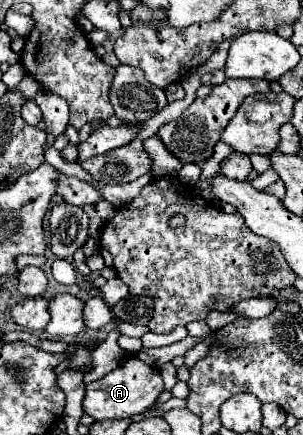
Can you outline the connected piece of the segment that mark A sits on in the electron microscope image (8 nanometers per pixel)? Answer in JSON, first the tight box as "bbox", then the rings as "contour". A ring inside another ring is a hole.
{"bbox":[83,357,163,419],"contour":[[[129,357],[125,363],[121,363],[117,369],[107,373],[103,379],[89,383],[85,387],[85,399],[83,399],[83,411],[89,413],[95,419],[125,419],[133,417],[137,413],[147,411],[155,405],[157,397],[163,391],[163,379],[161,373],[139,361],[137,357]]]}

